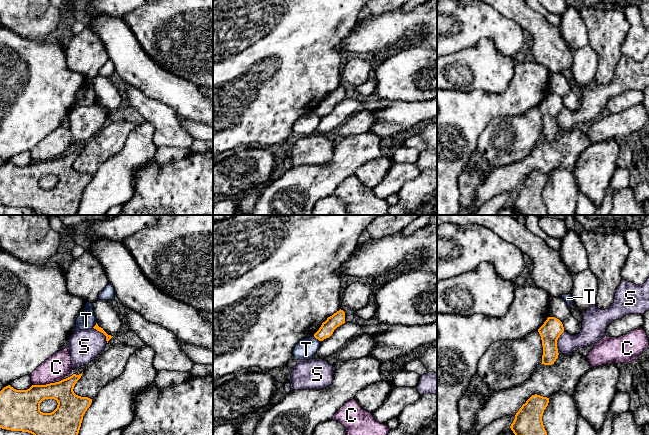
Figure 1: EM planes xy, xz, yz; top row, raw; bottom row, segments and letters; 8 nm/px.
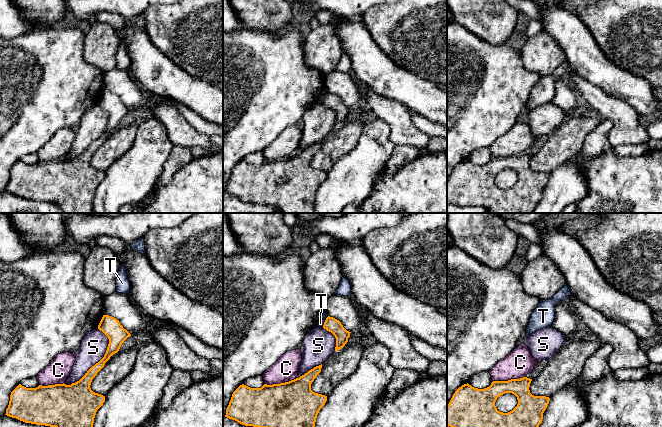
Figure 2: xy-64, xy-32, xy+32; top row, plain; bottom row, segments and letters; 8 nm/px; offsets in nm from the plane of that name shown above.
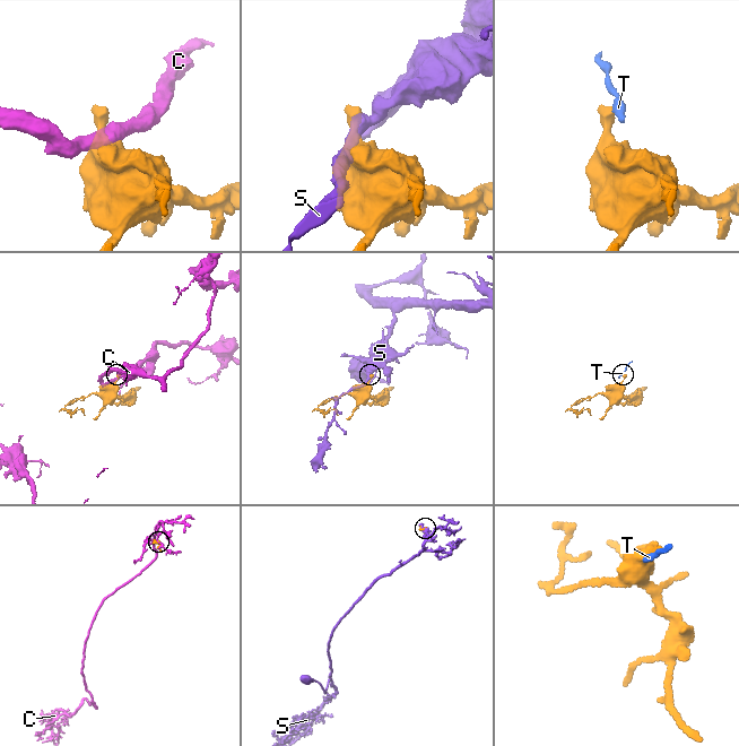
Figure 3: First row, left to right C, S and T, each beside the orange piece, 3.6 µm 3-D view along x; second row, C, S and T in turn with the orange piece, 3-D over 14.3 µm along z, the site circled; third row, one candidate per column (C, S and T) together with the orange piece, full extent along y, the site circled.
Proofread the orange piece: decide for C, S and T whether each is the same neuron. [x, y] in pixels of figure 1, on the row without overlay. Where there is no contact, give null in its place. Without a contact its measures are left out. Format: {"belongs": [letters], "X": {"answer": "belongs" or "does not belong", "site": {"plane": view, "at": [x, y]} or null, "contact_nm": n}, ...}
{"belongs": [], "C": {"answer": "does not belong", "site": {"plane": "xy", "at": [48, 160]}, "contact_nm": 260}, "S": {"answer": "does not belong", "site": {"plane": "yz", "at": [556, 118]}, "contact_nm": 190}, "T": {"answer": "does not belong", "site": {"plane": "xz", "at": [317, 114]}, "contact_nm": 80}}

